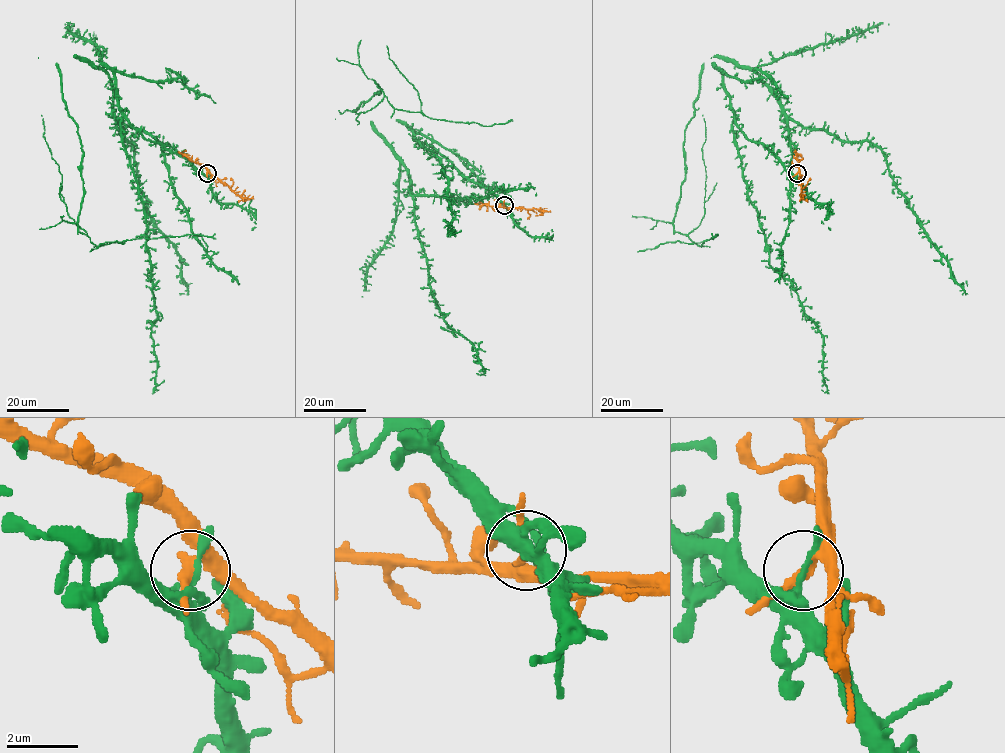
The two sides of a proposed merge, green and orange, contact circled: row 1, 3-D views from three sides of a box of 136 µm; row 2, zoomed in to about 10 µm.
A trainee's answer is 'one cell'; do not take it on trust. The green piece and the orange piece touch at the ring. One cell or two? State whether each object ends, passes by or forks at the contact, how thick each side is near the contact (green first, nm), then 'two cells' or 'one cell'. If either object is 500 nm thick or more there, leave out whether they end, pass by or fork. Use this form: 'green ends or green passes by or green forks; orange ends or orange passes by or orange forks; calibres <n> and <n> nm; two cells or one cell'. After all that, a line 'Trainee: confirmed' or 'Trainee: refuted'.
green forks; orange forks; calibres 150 and 220 nm; one cell
Trainee: confirmed

